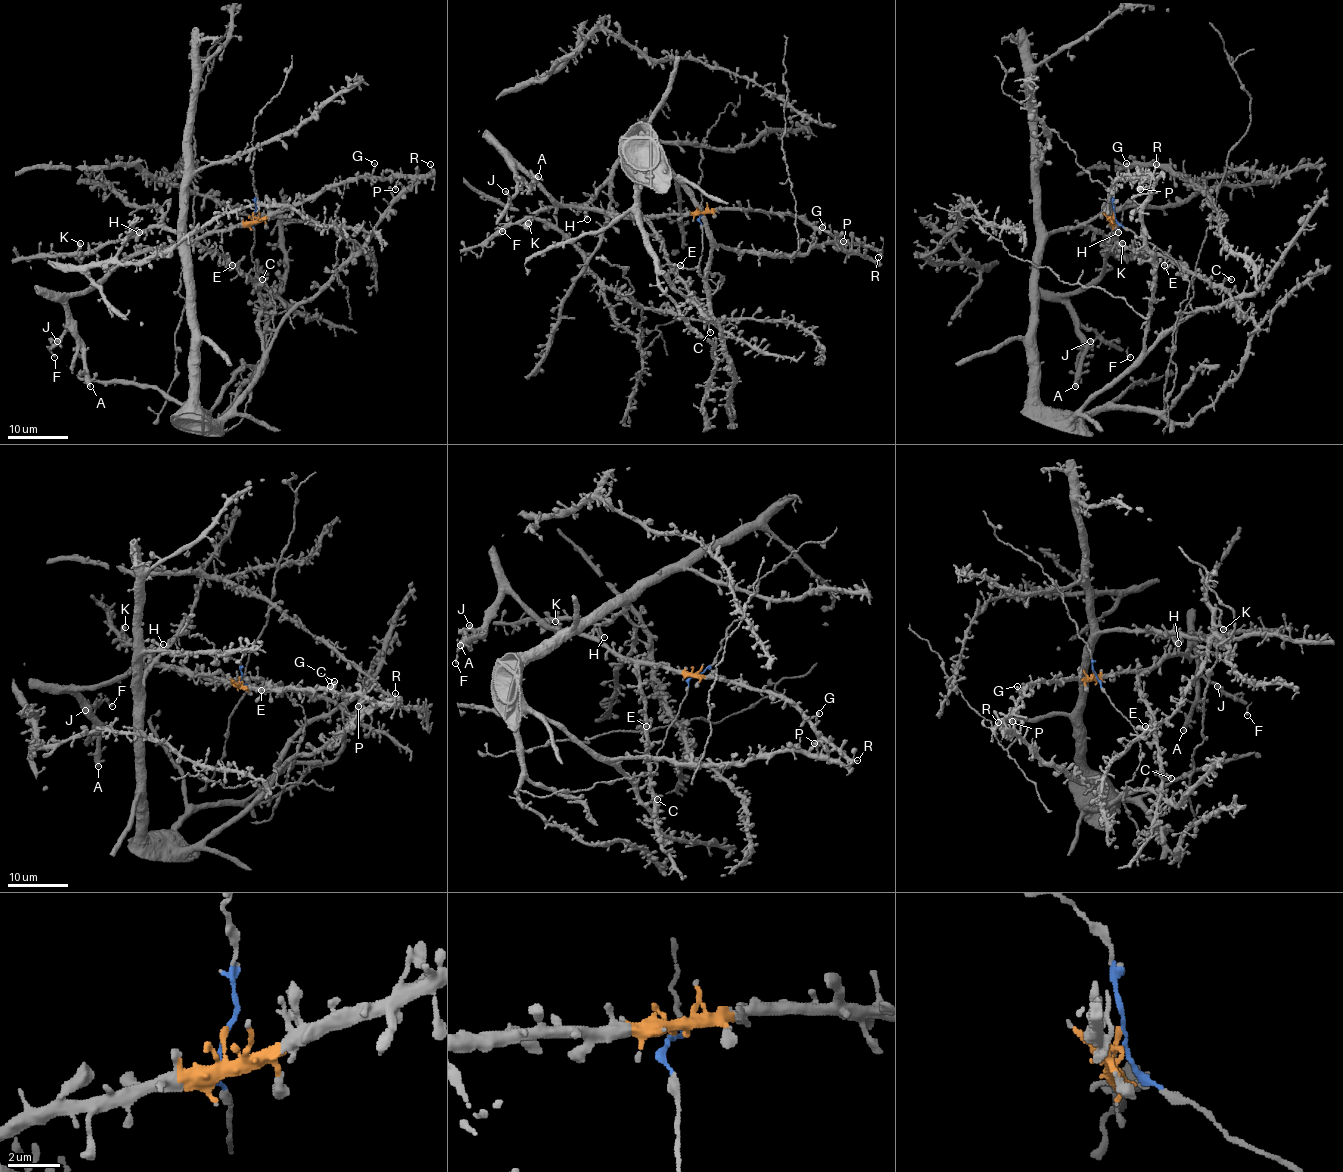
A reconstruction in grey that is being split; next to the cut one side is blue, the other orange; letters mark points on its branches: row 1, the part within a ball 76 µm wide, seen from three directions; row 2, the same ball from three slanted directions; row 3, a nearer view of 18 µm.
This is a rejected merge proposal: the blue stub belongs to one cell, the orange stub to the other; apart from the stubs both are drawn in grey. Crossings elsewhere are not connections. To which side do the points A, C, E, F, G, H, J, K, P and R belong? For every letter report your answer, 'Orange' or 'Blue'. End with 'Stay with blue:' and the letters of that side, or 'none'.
A: Orange
C: Orange
E: Orange
F: Orange
G: Orange
H: Blue
J: Orange
K: Blue
P: Orange
R: Orange
Stay with blue: H, K

